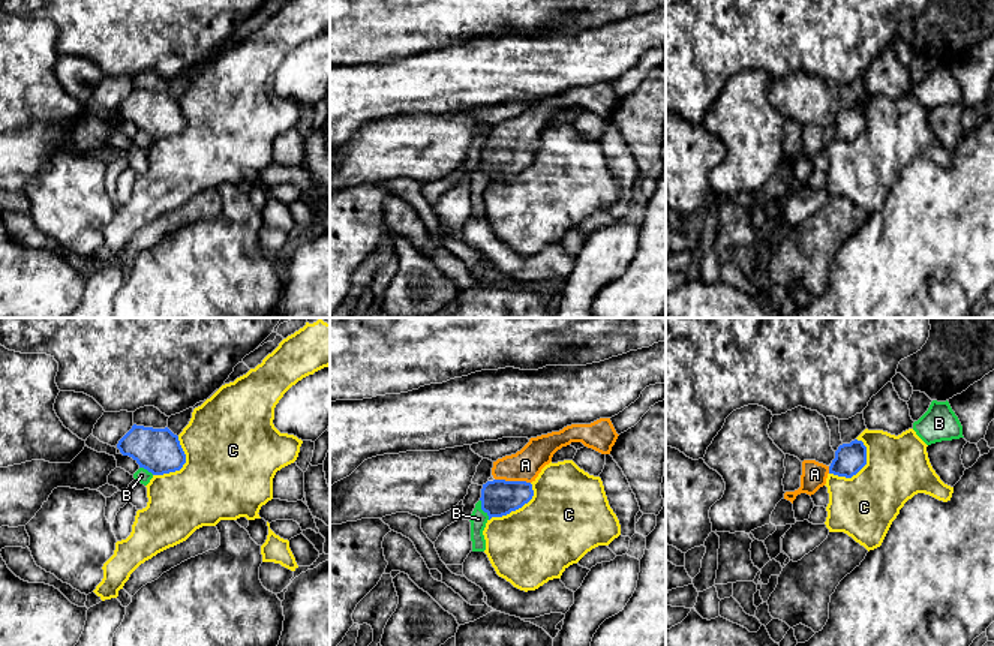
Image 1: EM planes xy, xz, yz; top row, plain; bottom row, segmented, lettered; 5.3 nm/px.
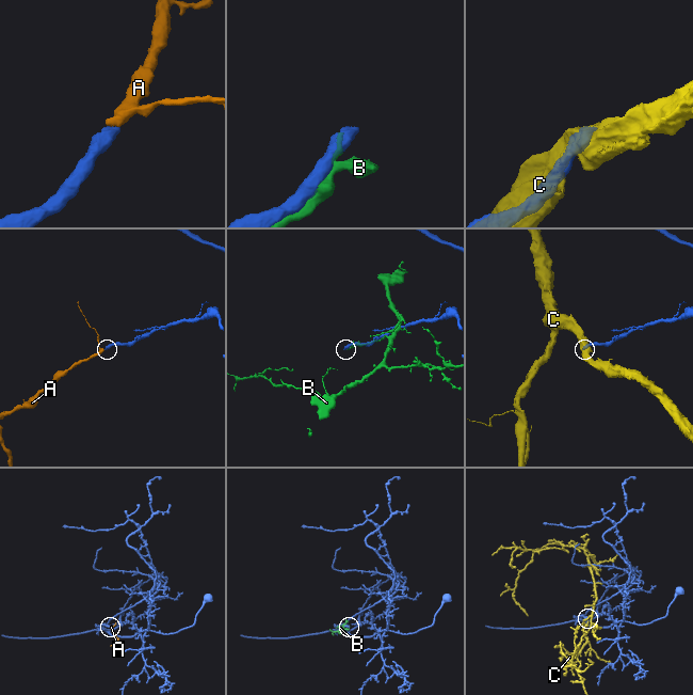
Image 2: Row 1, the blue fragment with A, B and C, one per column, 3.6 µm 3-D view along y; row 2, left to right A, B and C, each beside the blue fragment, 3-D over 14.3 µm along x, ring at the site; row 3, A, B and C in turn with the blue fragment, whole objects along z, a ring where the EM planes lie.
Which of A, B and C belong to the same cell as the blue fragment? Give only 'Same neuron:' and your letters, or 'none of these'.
Same neuron: A

